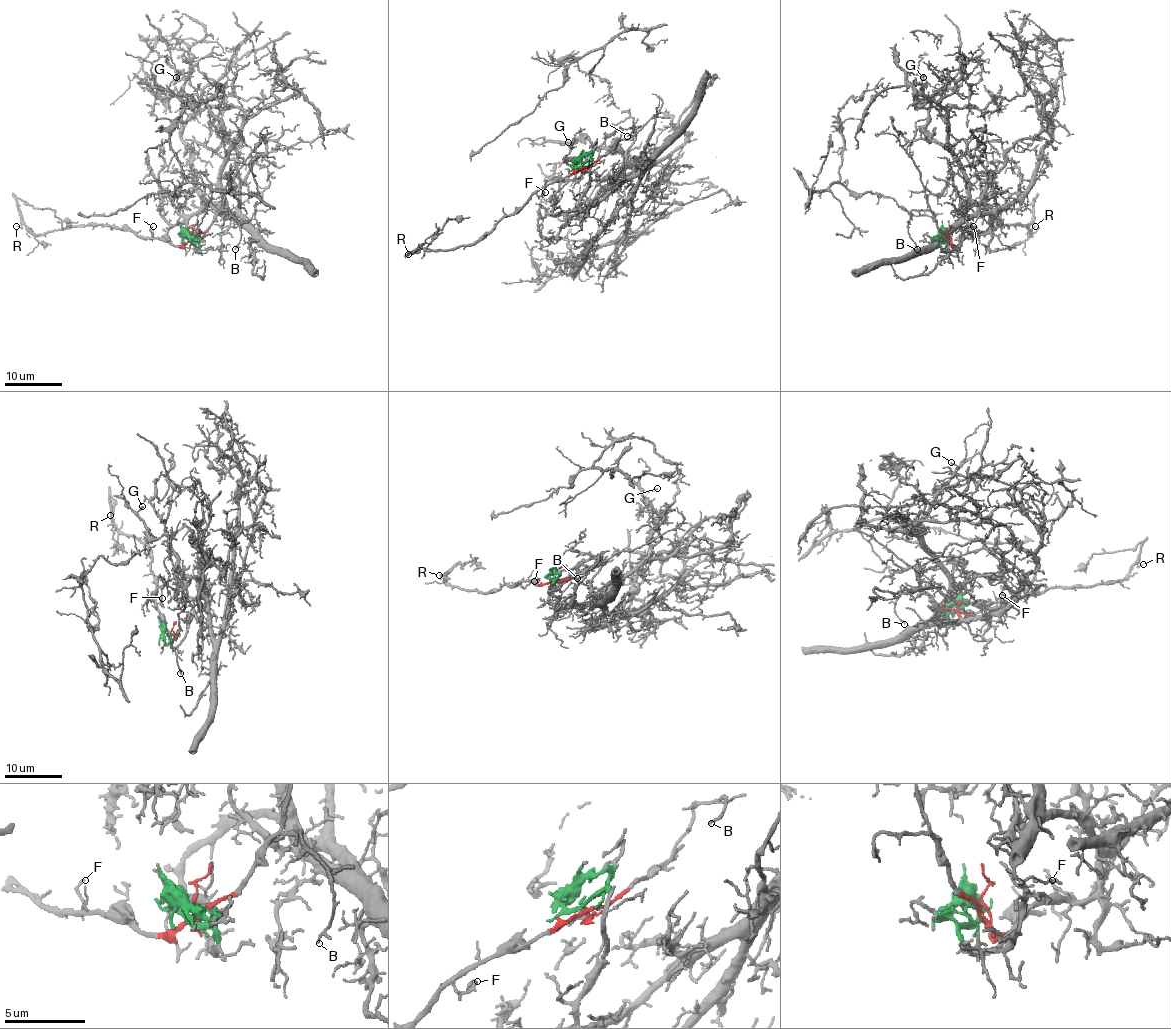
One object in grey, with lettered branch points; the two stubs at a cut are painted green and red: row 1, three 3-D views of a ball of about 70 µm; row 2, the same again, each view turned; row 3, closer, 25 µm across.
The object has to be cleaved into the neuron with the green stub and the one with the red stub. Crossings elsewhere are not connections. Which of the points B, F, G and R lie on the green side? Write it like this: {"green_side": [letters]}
{"green_side": ["G"]}

